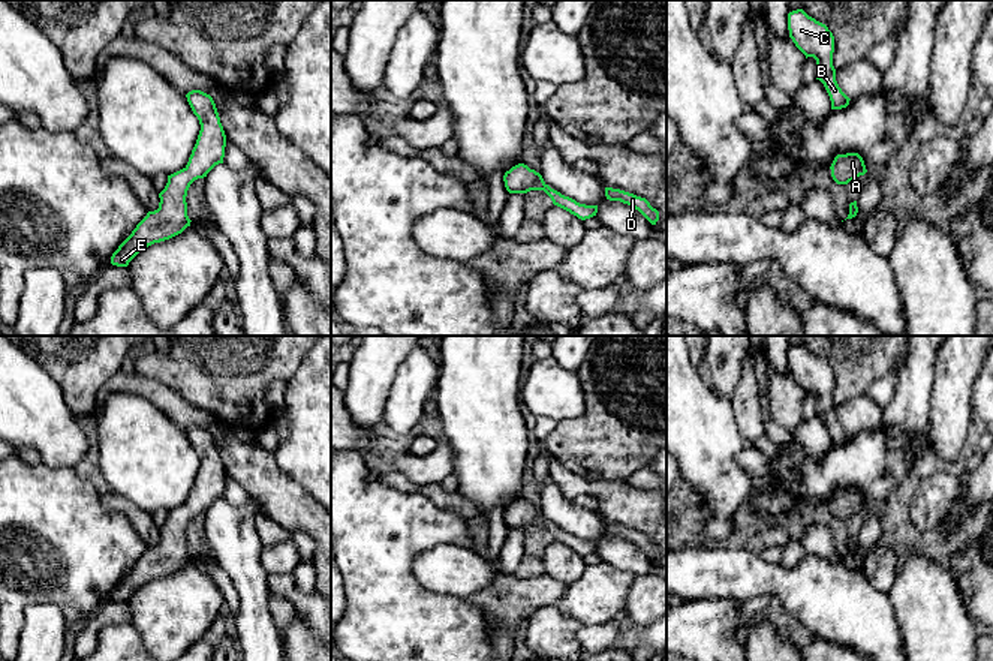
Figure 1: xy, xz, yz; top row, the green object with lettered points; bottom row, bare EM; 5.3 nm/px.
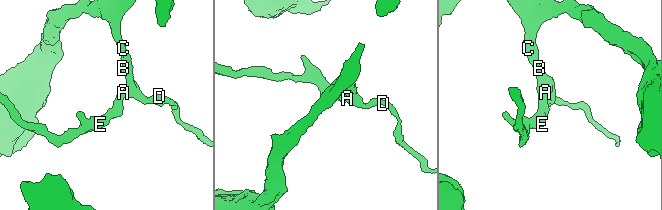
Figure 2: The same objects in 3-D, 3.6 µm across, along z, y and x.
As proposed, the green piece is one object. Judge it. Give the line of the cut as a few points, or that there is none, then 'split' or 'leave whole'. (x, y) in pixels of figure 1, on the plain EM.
cut none; leave whole

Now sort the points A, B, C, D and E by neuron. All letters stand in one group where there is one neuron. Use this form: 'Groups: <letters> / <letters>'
Groups: A B C D E

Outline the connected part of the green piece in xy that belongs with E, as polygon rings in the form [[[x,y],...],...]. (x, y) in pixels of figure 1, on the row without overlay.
[[[192,426],[186,433],[201,460],[189,498],[183,505],[168,511],[168,519],[159,529],[159,544],[148,547],[118,582],[111,592],[112,601],[127,603],[145,583],[169,576],[190,562],[186,538],[190,520],[223,499],[226,471],[213,433],[201,426]]]

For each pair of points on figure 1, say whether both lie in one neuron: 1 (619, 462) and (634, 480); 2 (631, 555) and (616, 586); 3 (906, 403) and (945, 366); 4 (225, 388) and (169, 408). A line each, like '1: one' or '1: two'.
1: two
2: two
3: two
4: two

